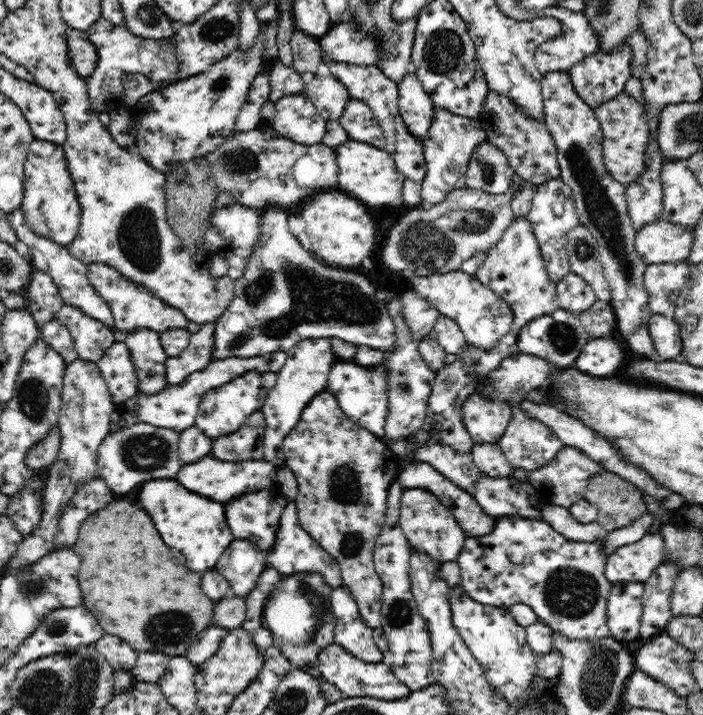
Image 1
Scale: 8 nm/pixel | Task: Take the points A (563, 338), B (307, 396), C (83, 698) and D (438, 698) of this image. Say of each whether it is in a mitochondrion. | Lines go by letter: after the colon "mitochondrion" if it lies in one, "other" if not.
A: mitochondrion
B: other
C: mitochondrion
D: other

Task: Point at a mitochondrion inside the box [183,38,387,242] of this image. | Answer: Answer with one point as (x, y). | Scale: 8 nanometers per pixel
(238, 160)

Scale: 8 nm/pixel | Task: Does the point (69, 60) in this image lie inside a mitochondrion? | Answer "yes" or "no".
no

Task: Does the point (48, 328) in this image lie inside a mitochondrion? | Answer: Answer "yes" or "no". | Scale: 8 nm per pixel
no

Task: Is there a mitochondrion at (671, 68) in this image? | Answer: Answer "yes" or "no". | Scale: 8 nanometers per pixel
no

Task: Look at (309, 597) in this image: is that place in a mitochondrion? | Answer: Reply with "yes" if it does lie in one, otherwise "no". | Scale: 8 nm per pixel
yes

